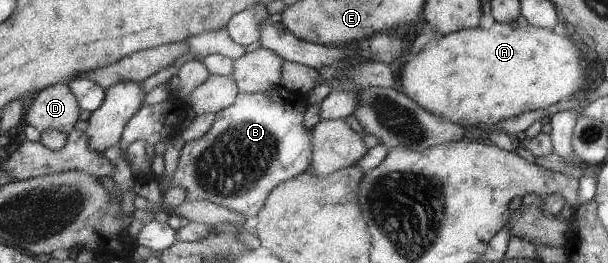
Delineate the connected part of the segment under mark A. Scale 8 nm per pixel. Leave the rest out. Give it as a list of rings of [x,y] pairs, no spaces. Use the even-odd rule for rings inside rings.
[[[493,21],[487,30],[467,28],[437,37],[434,46],[424,47],[417,53],[407,52],[400,66],[396,87],[406,93],[415,104],[441,120],[457,123],[461,120],[479,127],[497,122],[508,123],[527,111],[541,110],[561,99],[571,98],[585,82],[586,72],[581,65],[578,45],[569,37],[557,35],[548,28],[533,25],[525,28],[510,28],[509,25]]]

